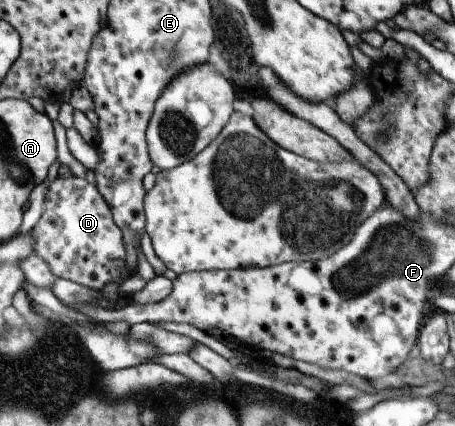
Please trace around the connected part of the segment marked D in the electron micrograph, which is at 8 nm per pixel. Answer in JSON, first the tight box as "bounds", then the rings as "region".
{"bounds":[31,176,129,289],"region":[[[70,176],[68,179],[55,178],[44,195],[44,208],[38,222],[31,228],[33,252],[47,262],[48,268],[58,279],[68,279],[91,289],[101,289],[107,284],[116,283],[129,272],[125,265],[126,251],[122,233],[114,224],[110,209],[99,195],[97,188],[86,179]]]}

